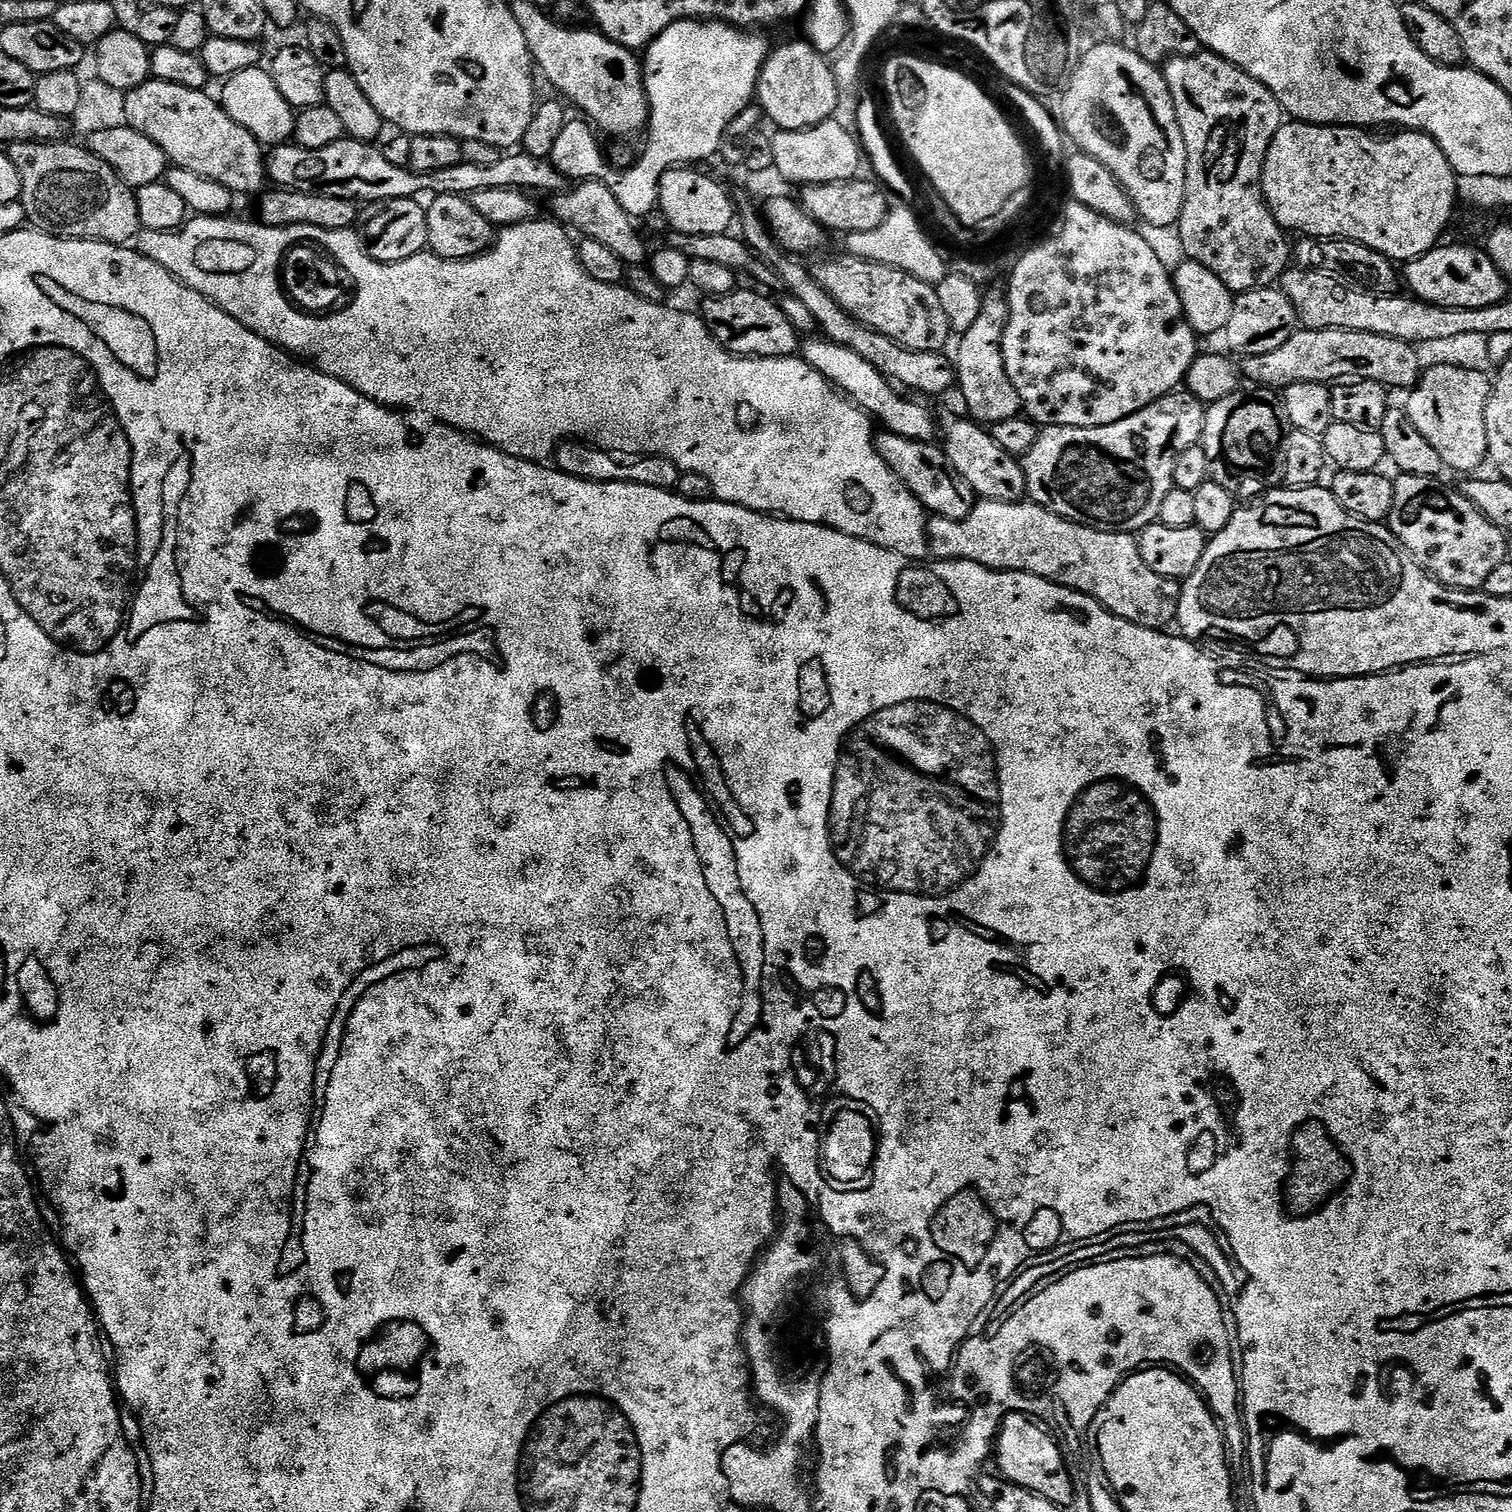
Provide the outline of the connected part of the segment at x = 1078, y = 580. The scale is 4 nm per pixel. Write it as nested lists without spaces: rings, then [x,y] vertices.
[[[977,499],[974,510],[961,520],[933,515],[928,520],[928,551],[937,560],[969,560],[999,572],[1025,572],[1046,578],[1058,586],[1066,586],[1094,598],[1106,611],[1143,628],[1167,629],[1168,623],[1176,620],[1180,609],[1181,581],[1154,574],[1154,570],[1146,566],[1133,533],[1103,532],[1082,526],[1046,510],[1041,504]]]

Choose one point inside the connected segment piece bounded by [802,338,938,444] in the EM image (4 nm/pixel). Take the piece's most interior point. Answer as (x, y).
(867, 388)

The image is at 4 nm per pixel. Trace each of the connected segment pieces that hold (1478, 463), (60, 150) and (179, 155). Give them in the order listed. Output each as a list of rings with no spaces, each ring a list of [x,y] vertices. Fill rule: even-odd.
[[[1434,366],[1423,369],[1415,388],[1407,393],[1406,411],[1410,422],[1438,450],[1445,469],[1472,474],[1488,460],[1486,406],[1494,387],[1483,372],[1458,369],[1457,366]]]
[[[68,143],[7,145],[8,157],[22,174],[19,201],[24,205],[27,223],[51,236],[131,245],[142,231],[135,191],[87,147]]]
[[[150,78],[142,86],[125,95],[126,124],[146,134],[150,142],[158,142],[169,161],[204,179],[213,179],[235,194],[256,192],[266,188],[266,152],[260,141],[250,134],[225,110],[219,99],[208,97],[204,90],[186,90],[174,82]]]

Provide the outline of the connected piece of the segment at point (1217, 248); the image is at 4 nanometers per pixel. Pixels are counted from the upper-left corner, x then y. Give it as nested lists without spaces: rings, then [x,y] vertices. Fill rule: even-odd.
[[[1201,50],[1197,56],[1172,56],[1164,61],[1162,71],[1166,86],[1172,95],[1178,126],[1182,130],[1182,138],[1186,142],[1186,154],[1188,155],[1184,205],[1178,221],[1180,244],[1184,247],[1185,252],[1183,255],[1187,259],[1206,266],[1206,270],[1211,270],[1212,273],[1218,274],[1218,278],[1222,278],[1222,282],[1234,294],[1273,287],[1290,267],[1290,240],[1288,244],[1287,238],[1289,239],[1289,237],[1286,235],[1285,229],[1281,228],[1280,223],[1276,221],[1274,214],[1269,210],[1268,204],[1264,200],[1264,188],[1260,185],[1260,176],[1264,173],[1264,159],[1268,153],[1270,142],[1282,123],[1280,101],[1266,86],[1262,86],[1262,82],[1250,78],[1250,74],[1246,74],[1241,68],[1229,62],[1229,60],[1223,60],[1220,56],[1216,56],[1207,50]]]

